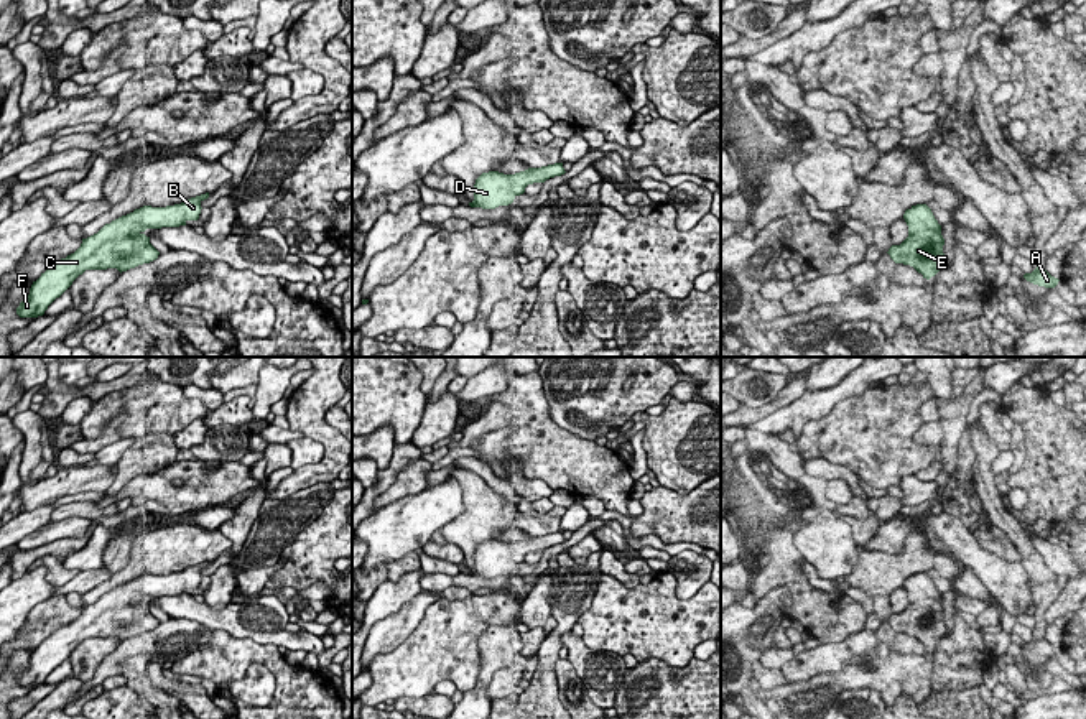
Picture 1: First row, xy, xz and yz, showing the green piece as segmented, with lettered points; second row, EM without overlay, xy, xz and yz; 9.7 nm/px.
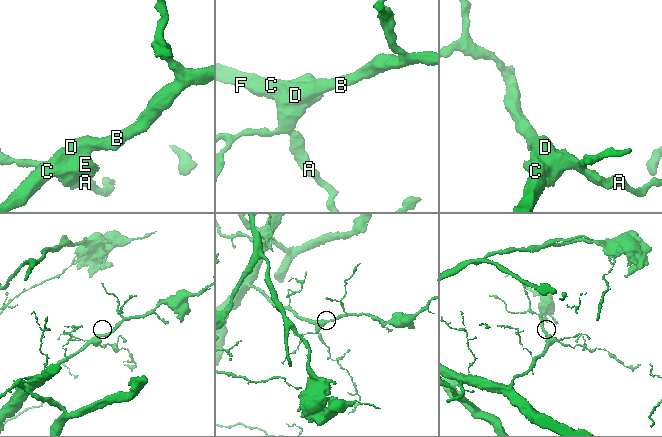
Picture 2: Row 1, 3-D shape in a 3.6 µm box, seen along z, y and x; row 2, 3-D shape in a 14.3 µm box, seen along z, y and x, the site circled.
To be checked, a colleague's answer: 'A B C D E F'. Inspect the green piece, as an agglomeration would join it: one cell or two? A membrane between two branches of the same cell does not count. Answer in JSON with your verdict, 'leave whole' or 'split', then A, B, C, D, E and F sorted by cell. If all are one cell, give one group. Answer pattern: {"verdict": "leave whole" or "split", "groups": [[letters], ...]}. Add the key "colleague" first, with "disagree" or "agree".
{"colleague": "agree", "verdict": "leave whole", "groups": [["A", "B", "C", "D", "E", "F"]]}

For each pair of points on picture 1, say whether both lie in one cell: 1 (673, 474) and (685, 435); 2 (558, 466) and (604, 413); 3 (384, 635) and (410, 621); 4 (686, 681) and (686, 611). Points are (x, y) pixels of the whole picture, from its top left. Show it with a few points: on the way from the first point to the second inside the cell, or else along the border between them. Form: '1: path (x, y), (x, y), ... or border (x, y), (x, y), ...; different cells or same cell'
1: path (678, 464), (685, 445); same cell
2: border (550, 415), (560, 426), (594, 441); different cells
3: path (390, 632), (403, 622); same cell
4: border (693, 657), (683, 667), (649, 658); different cells

